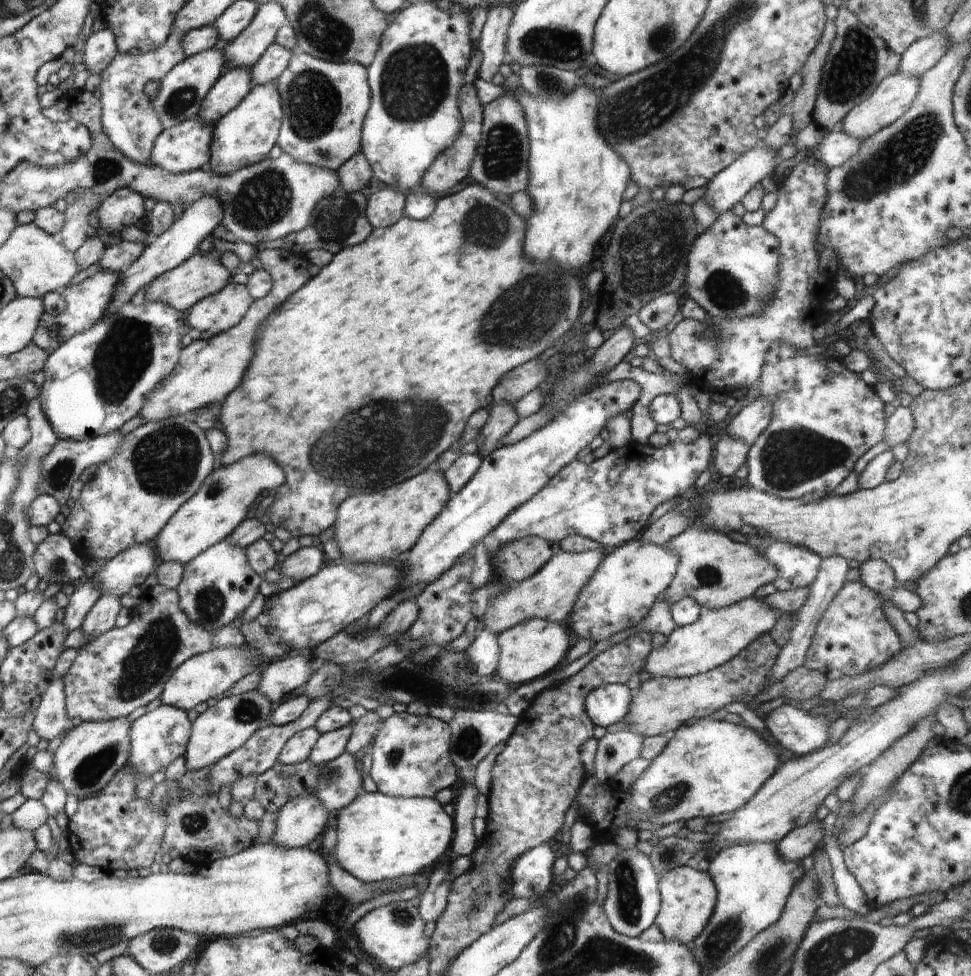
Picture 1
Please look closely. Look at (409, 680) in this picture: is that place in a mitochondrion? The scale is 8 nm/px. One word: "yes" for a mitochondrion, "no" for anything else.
yes

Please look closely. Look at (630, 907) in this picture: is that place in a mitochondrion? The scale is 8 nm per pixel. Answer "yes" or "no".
yes

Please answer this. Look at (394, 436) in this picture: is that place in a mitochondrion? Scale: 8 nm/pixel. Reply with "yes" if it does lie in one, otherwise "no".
yes

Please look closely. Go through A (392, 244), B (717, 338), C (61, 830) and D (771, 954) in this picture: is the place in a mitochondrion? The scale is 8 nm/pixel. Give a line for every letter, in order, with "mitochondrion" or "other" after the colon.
A: other
B: mitochondrion
C: other
D: mitochondrion

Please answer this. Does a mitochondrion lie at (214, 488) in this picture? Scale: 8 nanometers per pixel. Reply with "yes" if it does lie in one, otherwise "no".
yes

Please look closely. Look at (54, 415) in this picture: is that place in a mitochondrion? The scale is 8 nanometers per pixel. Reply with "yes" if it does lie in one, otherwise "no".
no

